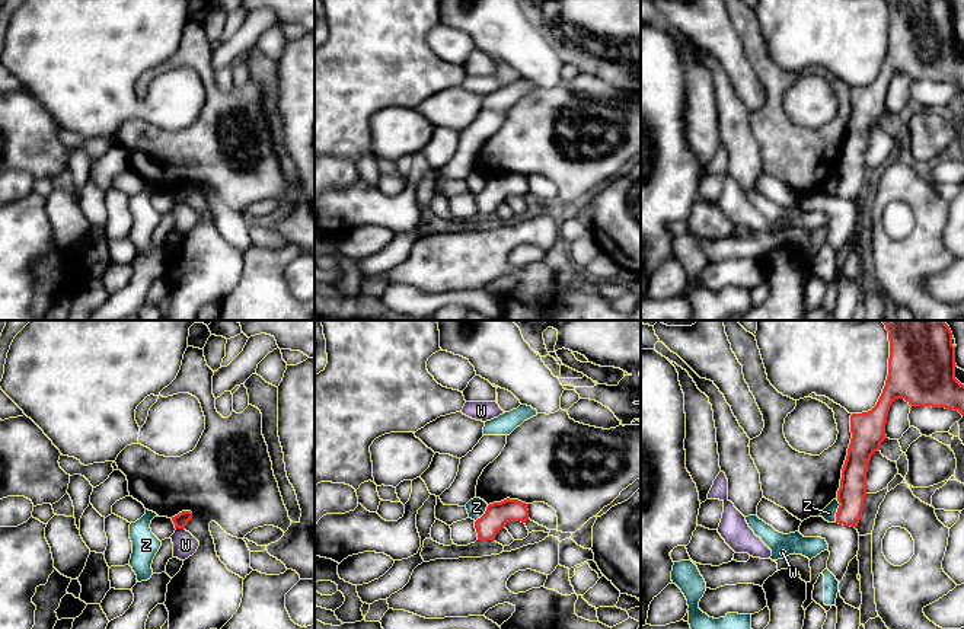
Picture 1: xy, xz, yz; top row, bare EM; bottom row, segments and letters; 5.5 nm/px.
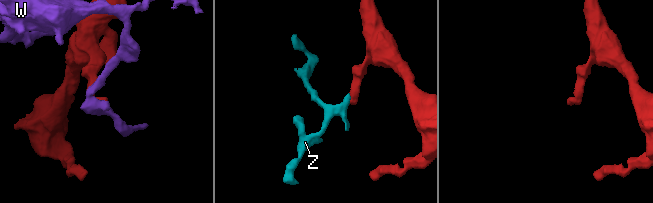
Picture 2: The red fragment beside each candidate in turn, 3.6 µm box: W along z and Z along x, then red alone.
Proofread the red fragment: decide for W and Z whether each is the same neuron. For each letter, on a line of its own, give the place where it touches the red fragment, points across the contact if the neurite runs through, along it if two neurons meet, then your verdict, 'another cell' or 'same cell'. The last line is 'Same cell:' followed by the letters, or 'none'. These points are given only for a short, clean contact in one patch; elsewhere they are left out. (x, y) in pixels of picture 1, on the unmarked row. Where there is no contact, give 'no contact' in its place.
W: xy (181, 201) | along xy (176, 201), (184, 203) | another cell
Z: yz (838, 184) | along yz (838, 172), (839, 181), (835, 195) | another cell
Same cell: none

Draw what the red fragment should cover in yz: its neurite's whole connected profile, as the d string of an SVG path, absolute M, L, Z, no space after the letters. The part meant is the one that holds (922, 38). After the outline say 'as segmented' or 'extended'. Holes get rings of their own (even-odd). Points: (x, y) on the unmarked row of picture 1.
M885 0L890 15L888 50L877 79L850 89L850 118L837 165L836 197L858 201L866 170L866 146L871 130L887 112L885 98L891 77L904 73L910 80L932 80L958 84L964 90L964 58L955 52L955 20L949 0Z; as segmented

